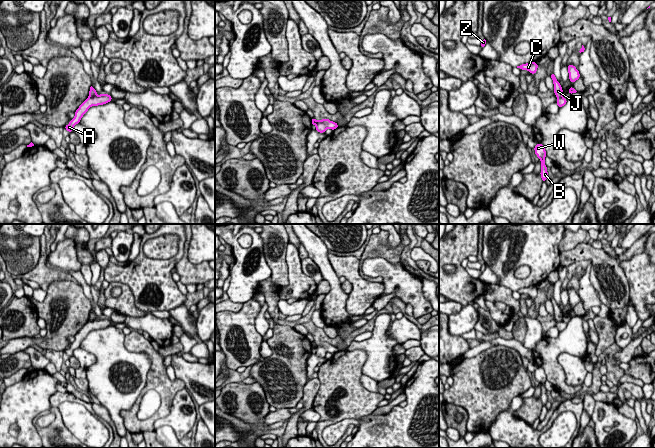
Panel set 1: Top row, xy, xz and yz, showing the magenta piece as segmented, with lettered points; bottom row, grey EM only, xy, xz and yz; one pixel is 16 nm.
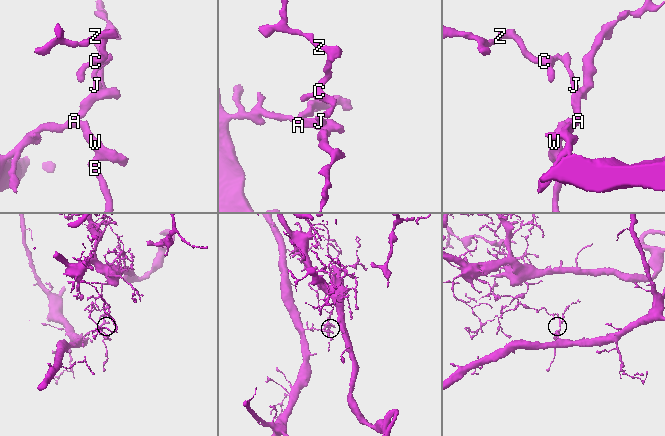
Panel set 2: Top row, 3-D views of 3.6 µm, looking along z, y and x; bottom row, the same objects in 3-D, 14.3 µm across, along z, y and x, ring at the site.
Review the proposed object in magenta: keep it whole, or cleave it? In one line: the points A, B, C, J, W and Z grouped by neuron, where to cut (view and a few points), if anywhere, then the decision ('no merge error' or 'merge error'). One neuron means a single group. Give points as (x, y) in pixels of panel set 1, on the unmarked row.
A B W / C J Z | xy (95, 318), (89, 321) | merge error

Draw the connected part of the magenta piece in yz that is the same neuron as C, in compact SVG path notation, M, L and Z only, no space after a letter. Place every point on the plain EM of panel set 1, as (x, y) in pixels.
M530 286L530 287L526 287L526 288L521 288L521 289L517 290L517 292L519 292L521 294L527 294L531 298L534 299L537 296L538 288L536 286Z

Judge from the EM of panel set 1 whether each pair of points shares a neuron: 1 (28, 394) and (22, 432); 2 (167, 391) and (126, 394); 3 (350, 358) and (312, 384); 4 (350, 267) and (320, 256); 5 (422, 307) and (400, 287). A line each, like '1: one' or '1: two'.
1: one
2: two
3: two
4: two
5: one

